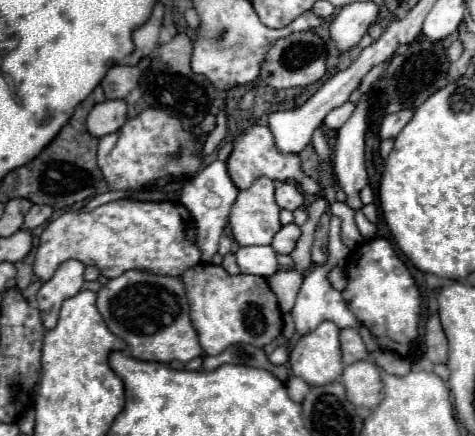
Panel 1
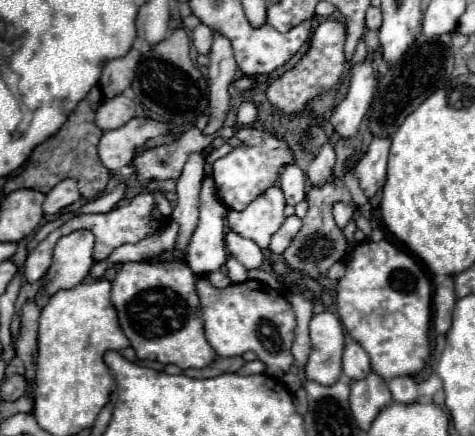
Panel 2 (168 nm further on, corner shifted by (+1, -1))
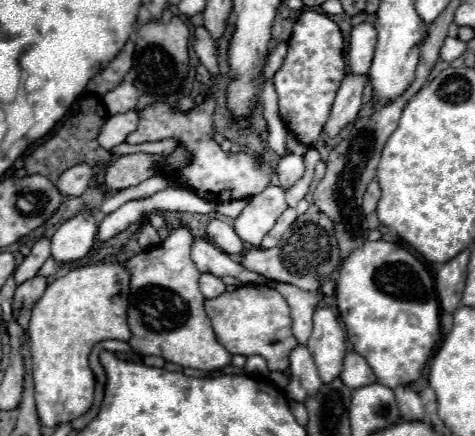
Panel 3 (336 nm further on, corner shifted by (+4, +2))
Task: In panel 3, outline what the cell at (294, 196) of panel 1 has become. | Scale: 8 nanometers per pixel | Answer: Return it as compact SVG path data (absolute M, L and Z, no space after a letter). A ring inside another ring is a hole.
M294 153L282 157L276 167L280 187L284 187L284 189L290 189L302 177L302 173L304 173L304 157L294 155Z

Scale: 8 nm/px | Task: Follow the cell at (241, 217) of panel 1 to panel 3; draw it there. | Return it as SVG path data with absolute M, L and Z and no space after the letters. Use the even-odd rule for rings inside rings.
M270 185L260 195L250 197L242 213L234 219L234 231L246 245L260 247L264 235L274 227L276 219L286 211L286 207L284 189Z

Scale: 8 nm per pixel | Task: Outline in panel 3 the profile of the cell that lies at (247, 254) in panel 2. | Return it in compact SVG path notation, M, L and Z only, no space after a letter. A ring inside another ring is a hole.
M210 219L208 227L206 227L206 233L208 233L208 239L218 245L222 251L226 251L228 255L242 255L246 245L244 241L236 235L236 231L232 229L232 225L220 221L220 219Z

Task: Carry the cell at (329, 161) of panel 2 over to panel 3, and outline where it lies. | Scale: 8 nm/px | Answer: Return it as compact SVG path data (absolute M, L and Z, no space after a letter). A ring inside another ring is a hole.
M350 73L344 77L342 87L338 89L330 119L324 125L324 133L328 137L338 137L340 131L358 117L358 111L362 105L362 91L364 91L366 81L368 81L366 77L356 77Z

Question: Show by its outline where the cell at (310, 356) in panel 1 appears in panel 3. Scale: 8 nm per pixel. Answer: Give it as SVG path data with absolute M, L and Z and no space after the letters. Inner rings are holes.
M318 307L314 313L314 331L308 339L308 349L312 349L312 357L322 383L334 381L342 369L346 335L338 325L336 315L328 307Z

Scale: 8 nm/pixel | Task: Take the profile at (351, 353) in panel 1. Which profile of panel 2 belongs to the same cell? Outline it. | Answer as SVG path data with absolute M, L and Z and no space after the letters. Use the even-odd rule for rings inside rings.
M349 342L343 352L343 374L349 380L363 380L363 376L369 376L371 364L367 352L357 344Z

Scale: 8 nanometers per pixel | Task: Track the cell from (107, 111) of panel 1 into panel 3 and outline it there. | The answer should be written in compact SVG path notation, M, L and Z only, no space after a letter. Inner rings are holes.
M128 81L120 83L116 89L112 89L104 95L104 103L106 103L106 109L110 115L136 109L136 101L138 101L138 89Z

